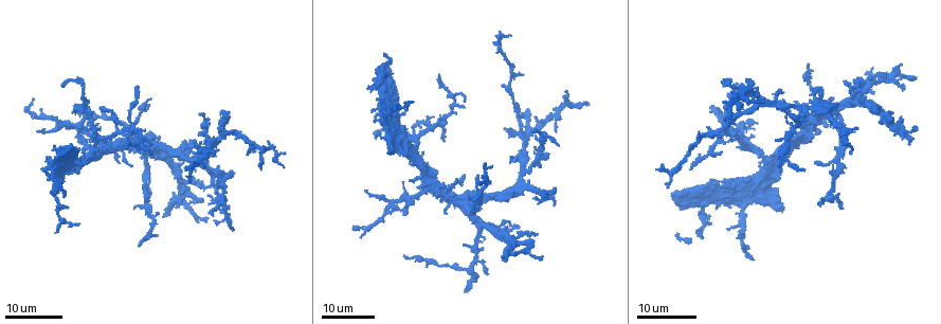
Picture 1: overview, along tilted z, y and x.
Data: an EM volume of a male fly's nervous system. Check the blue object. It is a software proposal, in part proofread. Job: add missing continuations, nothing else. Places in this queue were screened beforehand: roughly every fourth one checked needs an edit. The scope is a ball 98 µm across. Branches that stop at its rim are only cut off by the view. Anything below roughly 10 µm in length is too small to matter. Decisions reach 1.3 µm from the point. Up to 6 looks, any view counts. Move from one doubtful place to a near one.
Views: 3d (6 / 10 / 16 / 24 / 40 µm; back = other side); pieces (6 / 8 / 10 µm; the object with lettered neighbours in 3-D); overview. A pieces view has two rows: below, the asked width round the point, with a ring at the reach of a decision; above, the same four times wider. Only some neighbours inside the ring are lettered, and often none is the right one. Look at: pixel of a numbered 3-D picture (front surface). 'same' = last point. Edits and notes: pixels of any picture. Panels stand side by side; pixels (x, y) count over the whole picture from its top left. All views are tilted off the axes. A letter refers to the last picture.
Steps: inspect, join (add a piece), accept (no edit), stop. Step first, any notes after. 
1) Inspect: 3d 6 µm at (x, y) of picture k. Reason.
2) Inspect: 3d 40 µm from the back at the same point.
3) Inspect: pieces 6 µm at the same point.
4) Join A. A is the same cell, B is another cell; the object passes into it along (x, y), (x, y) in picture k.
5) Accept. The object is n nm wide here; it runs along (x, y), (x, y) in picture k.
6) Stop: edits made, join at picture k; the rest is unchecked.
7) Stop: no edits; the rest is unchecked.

Inspect: 3d 24 µm at (464, 107) of picture 1. An open end.

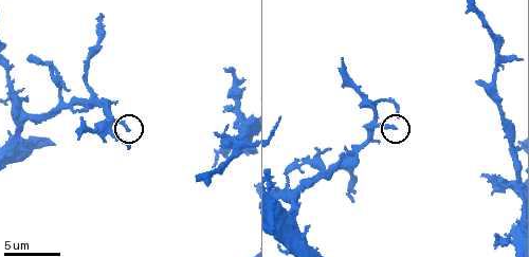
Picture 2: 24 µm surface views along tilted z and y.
Inspect: pieces 10 µm at (129, 131) of picture 2. What lies round it.

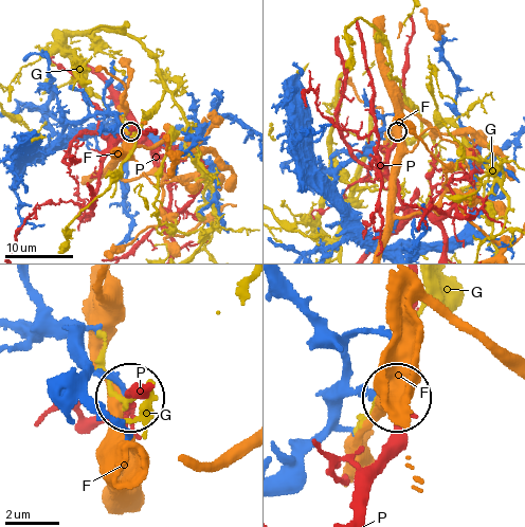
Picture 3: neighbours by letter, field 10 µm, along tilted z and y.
Accept. F, G and P are other cells; none of them fits.

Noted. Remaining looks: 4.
Inspect: 3d 24 µm at (448, 212) of picture 1. Thin end.

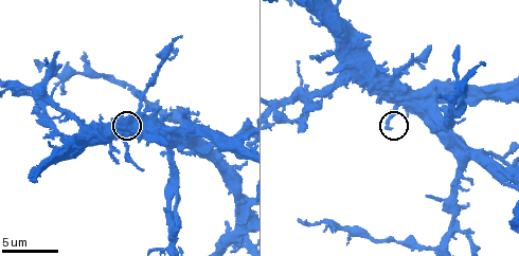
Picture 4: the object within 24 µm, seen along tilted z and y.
Inspect: pieces 10 µm at (390, 129) of picture 4.

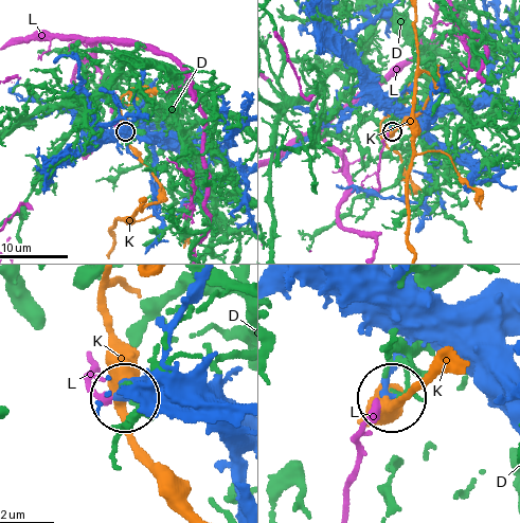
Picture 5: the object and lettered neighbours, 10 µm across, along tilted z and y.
Accept. D, K and L are other cells; none of them fits.

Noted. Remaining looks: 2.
Inspect: pieces 6 µm at (180, 38) of picture 4.

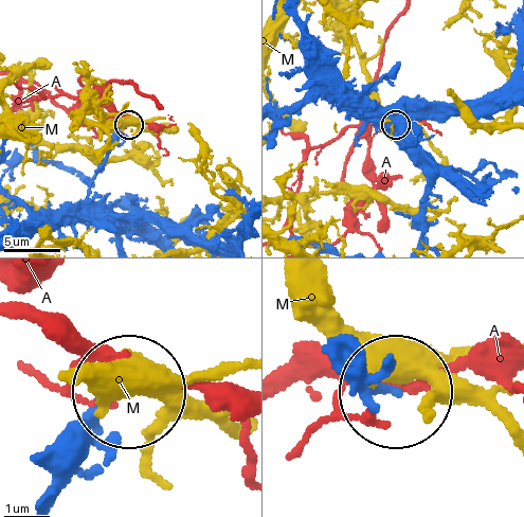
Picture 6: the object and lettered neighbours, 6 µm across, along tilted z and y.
Accept. A and M are other cells; none of them fits.

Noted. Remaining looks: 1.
Stop: no edits; the rest is unchecked.

